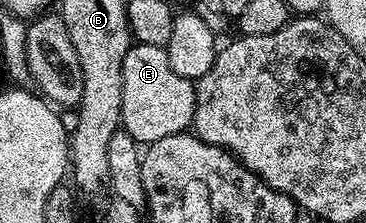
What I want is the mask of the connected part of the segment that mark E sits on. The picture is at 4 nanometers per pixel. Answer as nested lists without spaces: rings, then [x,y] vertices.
[[[130,44],[127,55],[123,55],[123,107],[121,108],[121,129],[129,133],[138,143],[167,139],[167,135],[184,133],[193,124],[197,90],[188,77],[178,75],[171,68],[167,51],[159,45]]]

